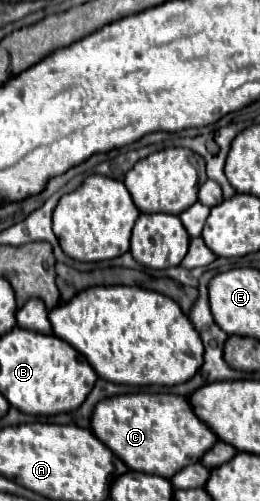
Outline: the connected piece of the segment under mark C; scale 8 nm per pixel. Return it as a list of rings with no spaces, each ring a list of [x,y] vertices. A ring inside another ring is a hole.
[[[132,393],[108,397],[94,407],[90,417],[90,429],[118,459],[128,465],[128,469],[150,475],[162,475],[166,479],[182,467],[198,461],[216,443],[214,433],[194,415],[192,407],[188,405],[188,399],[172,393]]]

